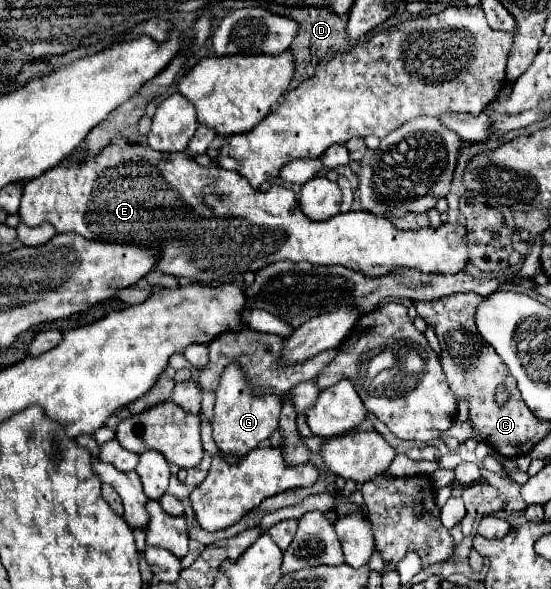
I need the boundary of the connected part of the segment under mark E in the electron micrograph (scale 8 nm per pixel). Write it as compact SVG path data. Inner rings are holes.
M142 137L132 143L128 143L128 139L110 143L86 163L66 159L42 177L28 181L18 215L28 227L48 221L58 233L74 231L92 241L130 243L152 249L158 253L154 265L156 271L178 279L188 277L194 283L214 283L216 277L228 279L232 273L242 275L248 269L258 271L268 263L284 259L296 263L306 261L312 265L342 265L368 277L382 277L398 267L418 269L420 273L458 273L468 263L466 229L462 225L444 223L438 229L424 227L416 231L400 231L388 219L374 217L366 211L348 211L326 221L310 221L300 211L296 195L290 189L280 185L272 185L266 191L252 189L252 185L236 171L216 165L202 167L186 153L158 153L150 149Z

